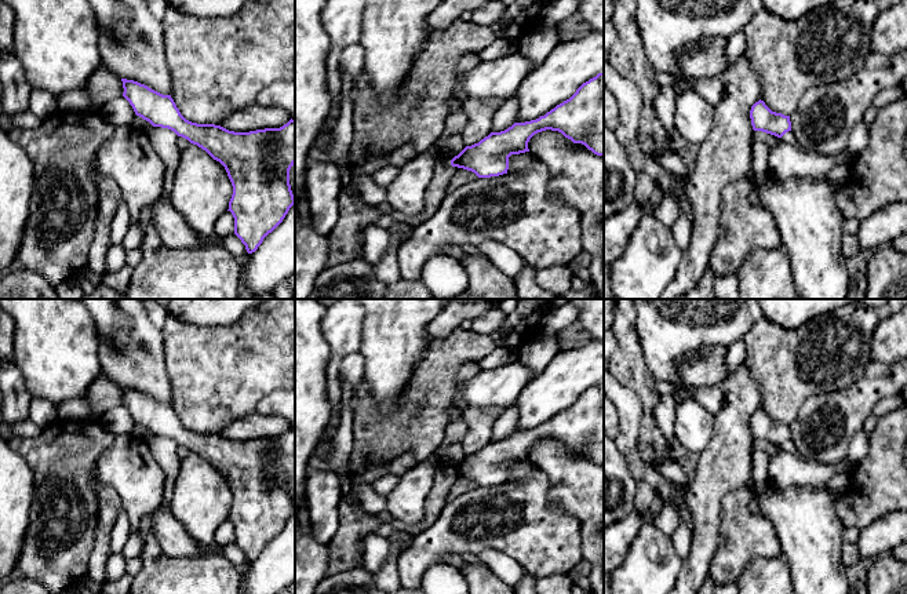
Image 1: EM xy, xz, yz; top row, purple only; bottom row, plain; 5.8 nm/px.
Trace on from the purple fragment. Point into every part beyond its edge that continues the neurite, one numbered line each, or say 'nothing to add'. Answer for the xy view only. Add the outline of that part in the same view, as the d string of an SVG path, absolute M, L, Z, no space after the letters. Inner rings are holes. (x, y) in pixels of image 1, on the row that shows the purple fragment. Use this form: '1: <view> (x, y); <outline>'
nothing to add

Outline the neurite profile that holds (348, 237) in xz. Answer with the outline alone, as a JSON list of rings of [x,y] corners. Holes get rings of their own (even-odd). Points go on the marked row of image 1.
[[[351,181],[339,194],[339,218],[329,233],[331,254],[328,266],[334,267],[357,259],[365,245],[365,233],[380,216],[376,205],[357,200],[358,192]]]

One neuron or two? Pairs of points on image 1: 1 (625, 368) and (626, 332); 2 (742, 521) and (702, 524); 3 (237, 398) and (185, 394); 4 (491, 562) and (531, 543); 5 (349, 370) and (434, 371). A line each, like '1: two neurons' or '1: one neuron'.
1: one neuron
2: two neurons
3: one neuron
4: two neurons
5: two neurons

